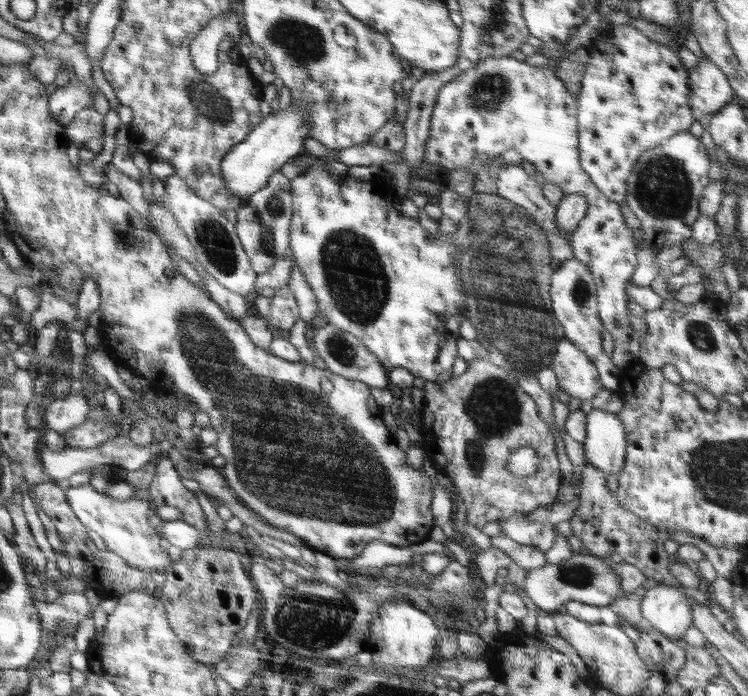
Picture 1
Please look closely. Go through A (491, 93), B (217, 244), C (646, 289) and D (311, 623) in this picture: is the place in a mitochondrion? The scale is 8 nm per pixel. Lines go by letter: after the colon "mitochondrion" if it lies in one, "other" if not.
A: mitochondrion
B: mitochondrion
C: other
D: mitochondrion

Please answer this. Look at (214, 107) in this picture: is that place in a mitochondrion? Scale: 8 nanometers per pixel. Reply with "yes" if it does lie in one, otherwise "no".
yes

